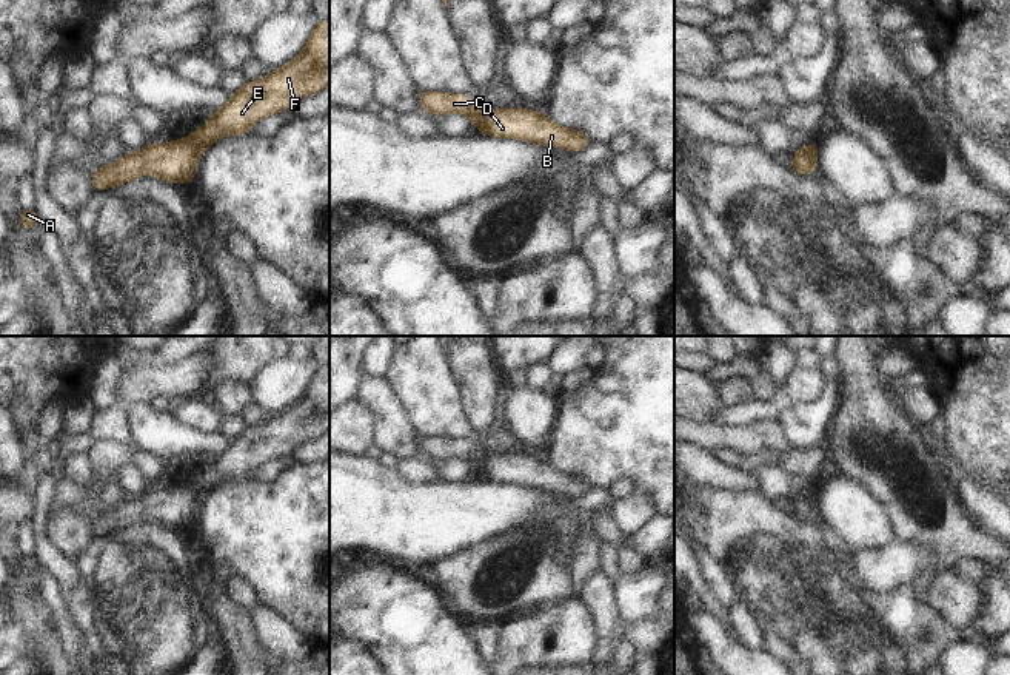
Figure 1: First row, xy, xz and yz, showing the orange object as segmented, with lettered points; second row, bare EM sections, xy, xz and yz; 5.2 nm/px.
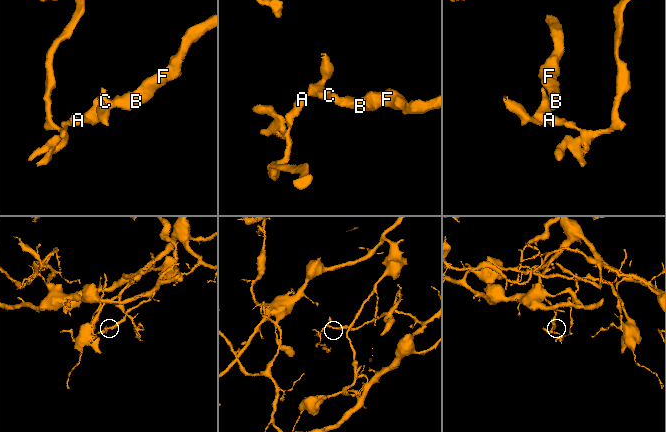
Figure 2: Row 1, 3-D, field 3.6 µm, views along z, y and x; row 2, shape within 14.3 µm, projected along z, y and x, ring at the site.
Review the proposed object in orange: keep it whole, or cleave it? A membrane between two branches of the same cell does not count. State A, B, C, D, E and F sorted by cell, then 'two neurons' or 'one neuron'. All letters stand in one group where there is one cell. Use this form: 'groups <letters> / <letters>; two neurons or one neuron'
groups A B C D E F; one neuron

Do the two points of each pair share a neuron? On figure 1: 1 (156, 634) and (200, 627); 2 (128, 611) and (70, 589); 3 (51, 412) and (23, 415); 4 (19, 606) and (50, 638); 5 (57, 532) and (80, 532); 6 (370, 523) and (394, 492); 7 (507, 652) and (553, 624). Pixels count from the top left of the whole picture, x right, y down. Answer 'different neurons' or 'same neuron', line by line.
1: same neuron
2: different neurons
3: different neurons
4: same neuron
5: same neuron
6: same neuron
7: same neuron

